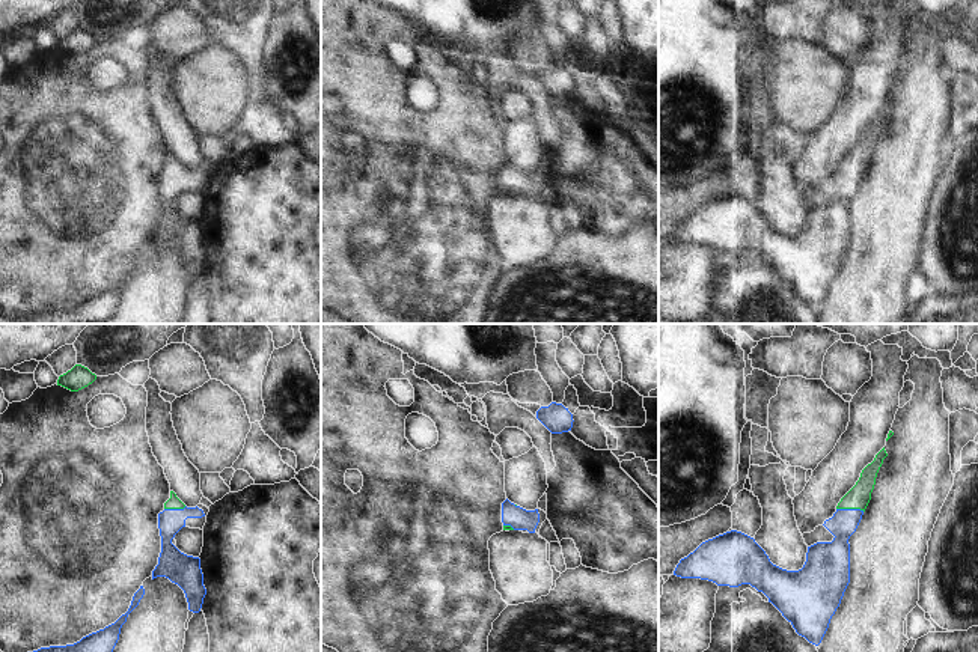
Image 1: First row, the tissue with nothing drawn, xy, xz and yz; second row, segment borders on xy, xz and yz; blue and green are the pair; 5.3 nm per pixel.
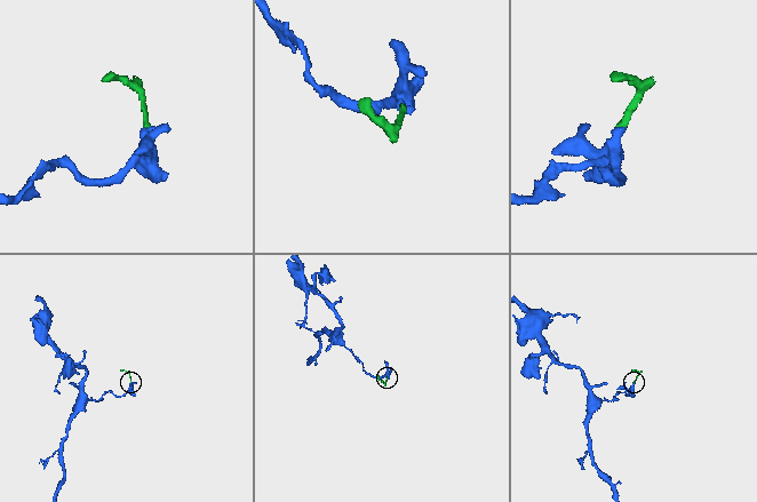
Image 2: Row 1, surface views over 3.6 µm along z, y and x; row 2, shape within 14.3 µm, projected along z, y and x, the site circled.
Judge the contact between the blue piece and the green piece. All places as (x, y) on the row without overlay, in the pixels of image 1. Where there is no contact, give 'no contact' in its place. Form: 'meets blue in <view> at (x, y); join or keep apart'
meets blue in yz at (850, 172); join

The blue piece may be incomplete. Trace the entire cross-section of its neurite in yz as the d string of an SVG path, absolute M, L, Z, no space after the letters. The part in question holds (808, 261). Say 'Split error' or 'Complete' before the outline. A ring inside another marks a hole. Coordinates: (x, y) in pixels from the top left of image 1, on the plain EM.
Split error. M883 110L862 133L833 179L823 187L835 199L833 203L808 209L802 232L787 233L773 227L753 200L731 193L702 205L681 221L674 238L729 250L750 247L769 260L799 298L818 309L850 245L848 202L871 163L886 119Z

